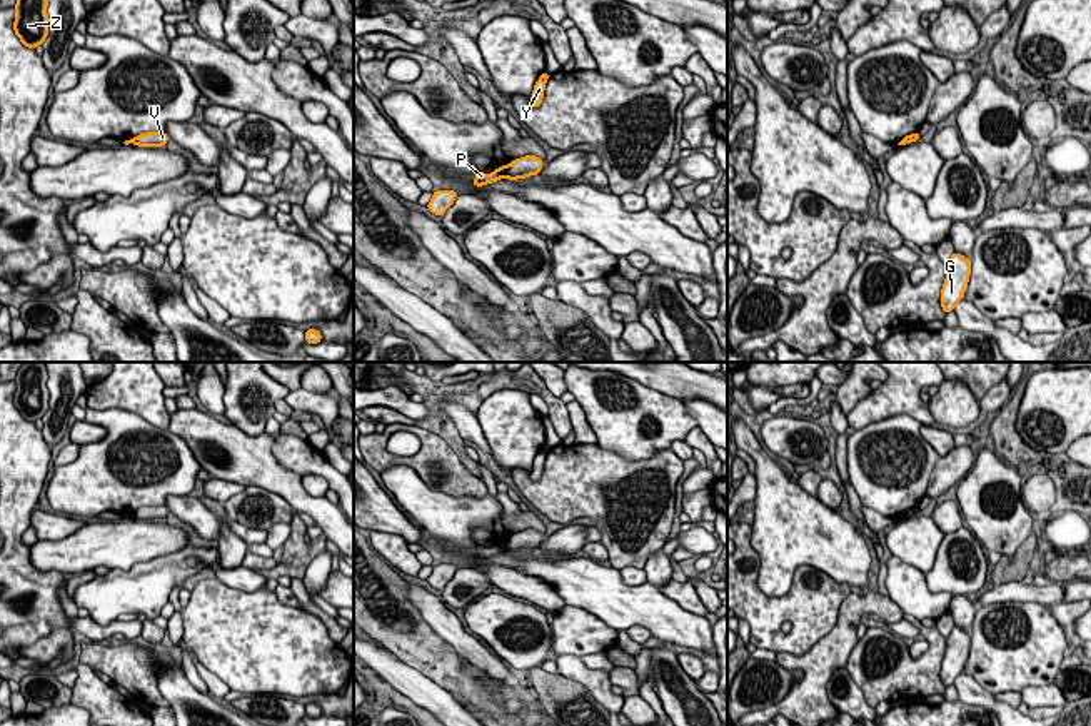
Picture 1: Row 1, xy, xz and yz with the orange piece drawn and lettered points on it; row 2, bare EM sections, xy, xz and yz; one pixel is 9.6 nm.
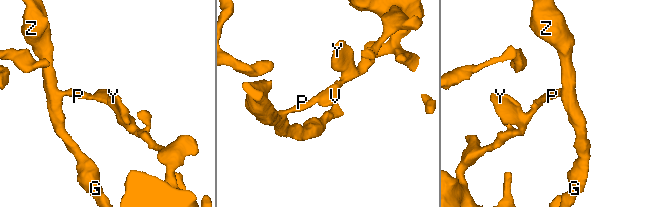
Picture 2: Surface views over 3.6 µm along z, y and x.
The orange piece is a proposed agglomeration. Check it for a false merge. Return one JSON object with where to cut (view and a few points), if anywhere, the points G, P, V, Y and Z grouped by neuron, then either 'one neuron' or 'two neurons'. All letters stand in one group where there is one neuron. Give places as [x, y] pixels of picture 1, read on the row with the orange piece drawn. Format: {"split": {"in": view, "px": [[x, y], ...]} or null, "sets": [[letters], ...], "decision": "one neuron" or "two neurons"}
{"split": {"in": "xz", "px": [[509, 164], [504, 177]]}, "sets": [["G", "P", "Z"], ["V", "Y"]], "decision": "two neurons"}

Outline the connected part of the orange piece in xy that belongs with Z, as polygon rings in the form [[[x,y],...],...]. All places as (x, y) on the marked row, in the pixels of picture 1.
[[[17,0],[13,30],[28,48],[37,48],[48,37],[48,0]]]

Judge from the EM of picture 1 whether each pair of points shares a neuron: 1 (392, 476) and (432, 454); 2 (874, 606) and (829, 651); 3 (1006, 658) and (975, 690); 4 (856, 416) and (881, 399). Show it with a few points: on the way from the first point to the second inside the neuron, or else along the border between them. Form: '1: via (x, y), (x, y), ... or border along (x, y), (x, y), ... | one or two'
1: border along (381, 471), (407, 464), (432, 489), (441, 491) | two
2: via (861, 608), (848, 621), (843, 638) | one
3: border along (966, 670), (991, 695) | two
4: via (863, 413), (874, 406) | one

